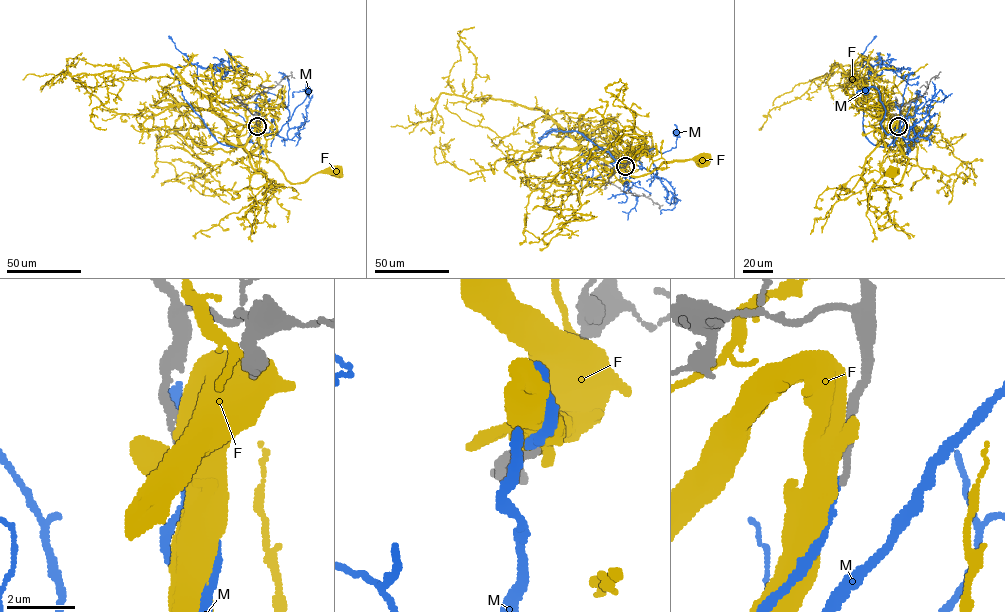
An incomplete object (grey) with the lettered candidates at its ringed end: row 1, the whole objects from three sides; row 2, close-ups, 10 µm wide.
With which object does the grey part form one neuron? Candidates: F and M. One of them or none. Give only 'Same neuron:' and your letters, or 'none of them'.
Same neuron: M

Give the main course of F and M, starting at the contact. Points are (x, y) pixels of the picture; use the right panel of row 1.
F: (898, 126), (895, 142), (908, 160), (903, 178), (898, 183), (893, 180), (892, 172)
M: (898, 126), (892, 134), (886, 134), (881, 124), (885, 109), (879, 91), (871, 86), (865, 91)

